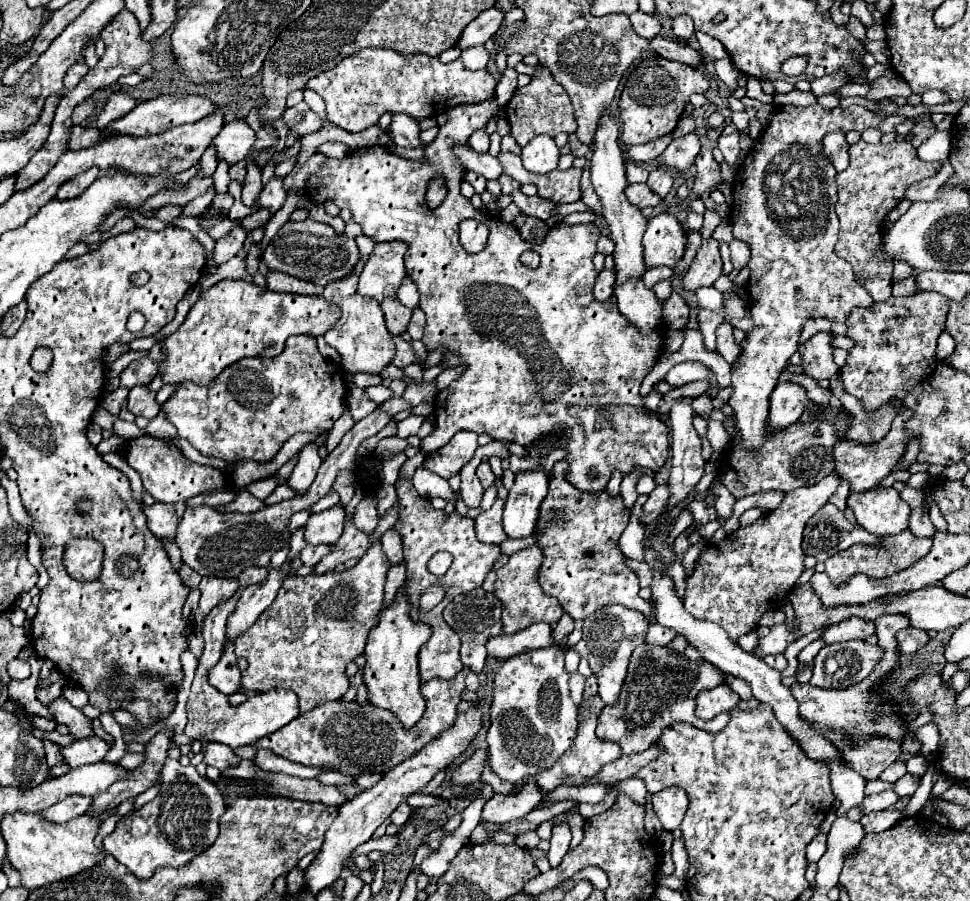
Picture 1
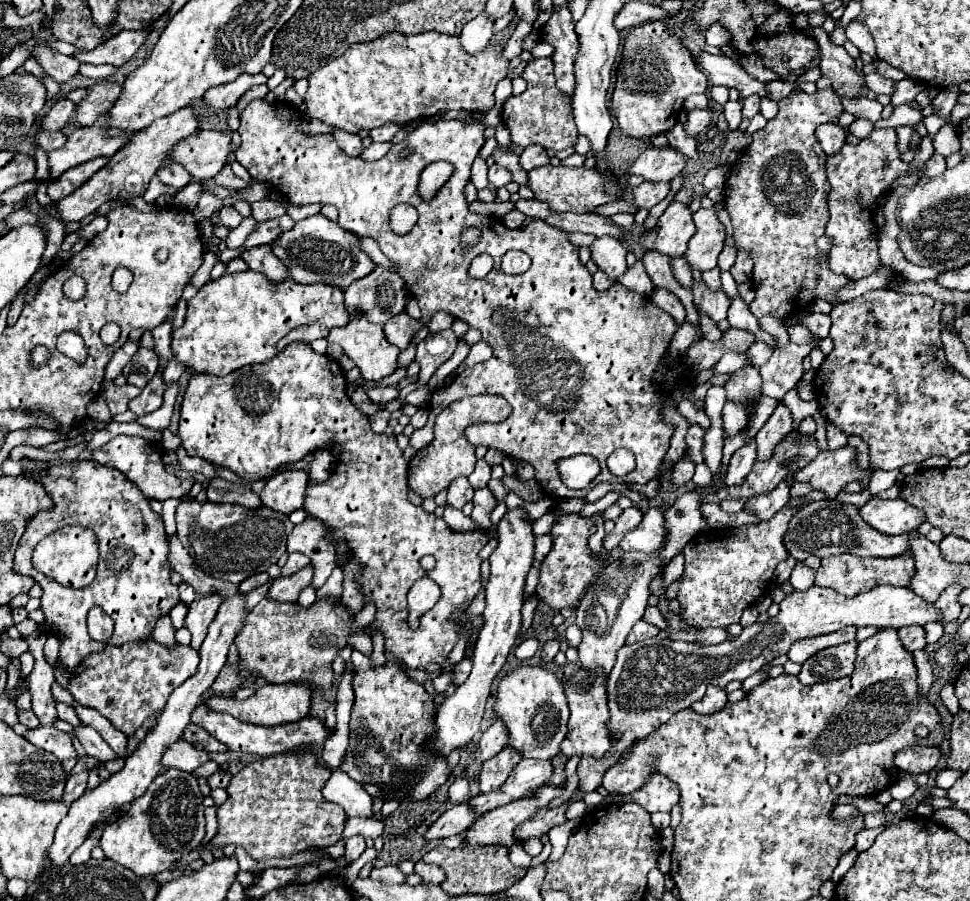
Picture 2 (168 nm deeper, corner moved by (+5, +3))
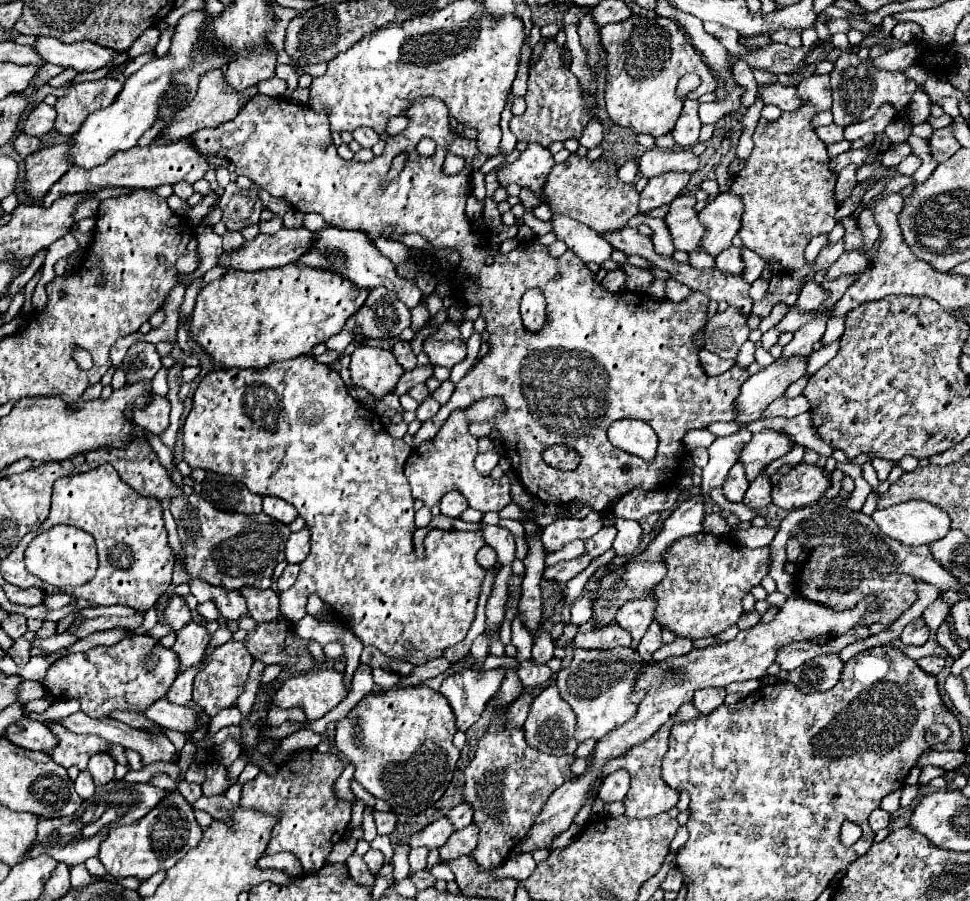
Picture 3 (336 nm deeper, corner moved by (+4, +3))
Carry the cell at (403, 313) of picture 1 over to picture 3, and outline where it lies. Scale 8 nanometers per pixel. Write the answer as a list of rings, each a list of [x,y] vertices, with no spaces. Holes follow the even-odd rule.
[[[396,340],[392,352],[394,352],[398,364],[400,364],[404,370],[416,368],[416,356],[414,356],[414,352],[412,352],[412,348],[410,348],[410,342],[406,342],[406,340]]]

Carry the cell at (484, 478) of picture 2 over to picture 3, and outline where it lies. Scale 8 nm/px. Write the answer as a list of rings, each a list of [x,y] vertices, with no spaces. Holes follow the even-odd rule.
[[[486,452],[486,454],[478,454],[476,456],[476,470],[482,474],[482,476],[488,476],[496,464],[500,460],[500,454],[498,452]]]

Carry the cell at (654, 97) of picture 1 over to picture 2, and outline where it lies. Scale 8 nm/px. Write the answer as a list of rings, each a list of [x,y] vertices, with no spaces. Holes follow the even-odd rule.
[[[647,22],[623,32],[623,52],[617,66],[617,82],[611,96],[611,108],[619,122],[619,128],[633,138],[651,138],[655,134],[667,132],[677,124],[677,116],[683,108],[683,102],[691,94],[701,94],[707,90],[707,76],[695,64],[691,52],[677,34],[669,32],[663,22]]]

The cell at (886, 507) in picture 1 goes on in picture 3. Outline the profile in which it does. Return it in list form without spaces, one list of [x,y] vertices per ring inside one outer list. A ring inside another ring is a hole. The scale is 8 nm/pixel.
[[[908,500],[884,510],[876,510],[872,520],[880,526],[884,534],[902,544],[930,544],[946,536],[950,530],[950,518],[938,506],[922,500]]]

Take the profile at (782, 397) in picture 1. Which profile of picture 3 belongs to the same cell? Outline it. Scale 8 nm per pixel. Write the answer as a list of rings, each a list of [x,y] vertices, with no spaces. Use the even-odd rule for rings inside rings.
[[[766,428],[754,434],[748,442],[748,448],[744,448],[744,452],[740,454],[740,462],[746,466],[748,480],[752,482],[762,472],[762,468],[766,468],[776,458],[788,454],[792,446],[794,442],[790,440],[790,436],[778,430]]]

